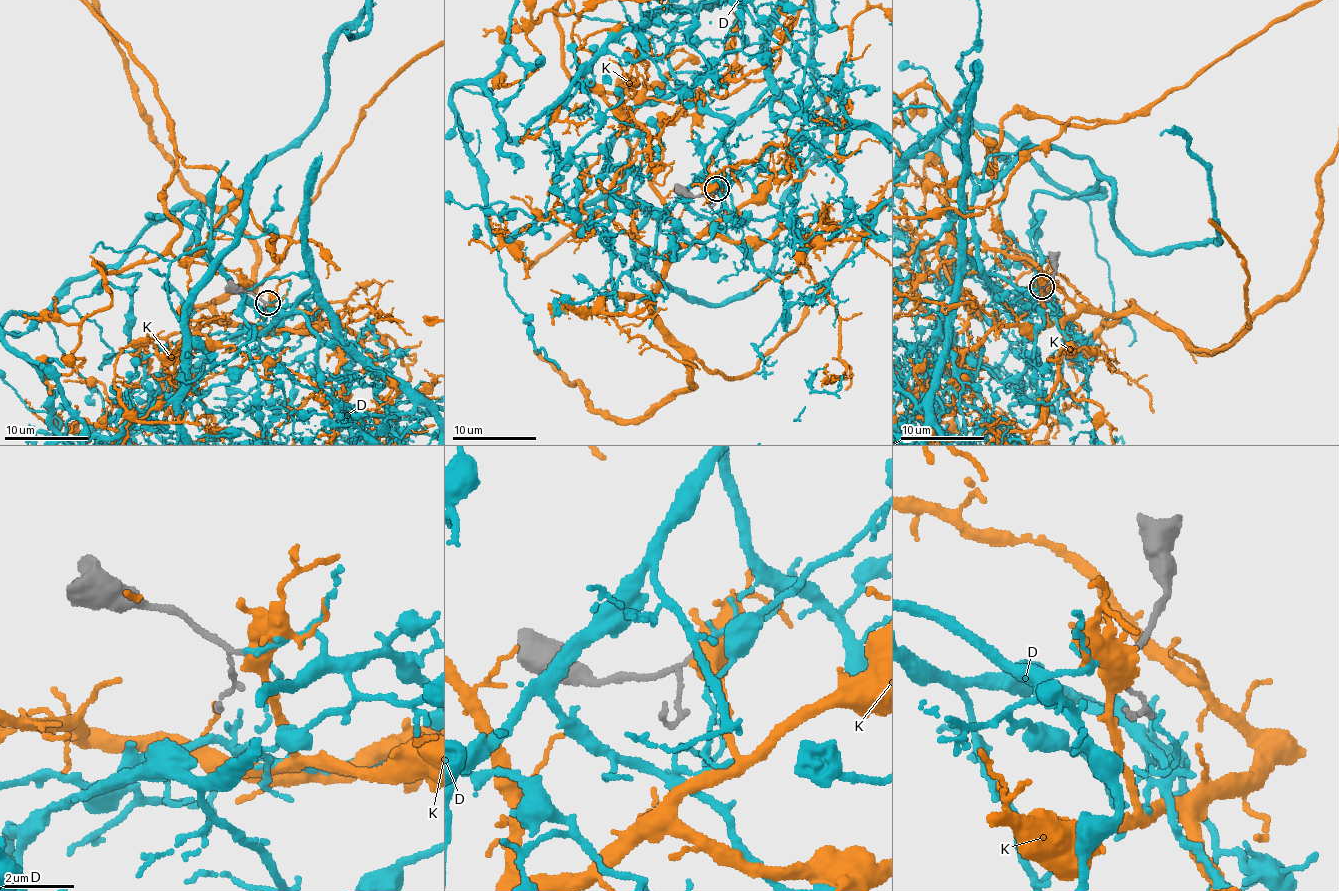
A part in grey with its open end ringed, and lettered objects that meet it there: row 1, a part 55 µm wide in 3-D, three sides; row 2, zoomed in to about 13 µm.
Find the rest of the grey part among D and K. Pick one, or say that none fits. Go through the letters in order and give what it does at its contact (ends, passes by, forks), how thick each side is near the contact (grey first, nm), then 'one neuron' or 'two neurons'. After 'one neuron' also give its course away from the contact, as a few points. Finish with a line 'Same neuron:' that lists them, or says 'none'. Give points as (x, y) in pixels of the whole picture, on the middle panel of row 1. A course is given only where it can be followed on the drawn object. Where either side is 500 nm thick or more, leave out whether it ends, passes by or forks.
D: it ends; calibres 100 and 130 nm; one neuron
K: calibres 100 and 550 nm; two neurons
Same neuron: D

